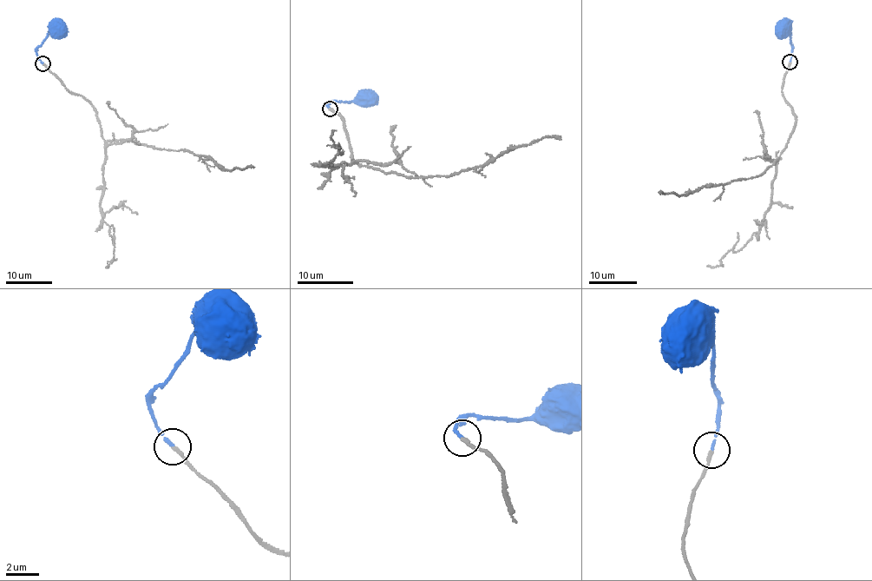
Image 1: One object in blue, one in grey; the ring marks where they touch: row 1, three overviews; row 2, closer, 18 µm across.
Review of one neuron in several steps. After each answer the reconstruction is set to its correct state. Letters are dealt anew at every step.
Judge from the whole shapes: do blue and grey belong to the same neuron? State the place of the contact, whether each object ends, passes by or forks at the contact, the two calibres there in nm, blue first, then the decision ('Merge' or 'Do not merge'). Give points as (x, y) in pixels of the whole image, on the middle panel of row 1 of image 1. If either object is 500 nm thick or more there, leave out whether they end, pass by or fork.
Place: (330, 108). At the ring blue ends. At the ring grey ends. Thickness 160 nm (blue) against 190 nm. Merge

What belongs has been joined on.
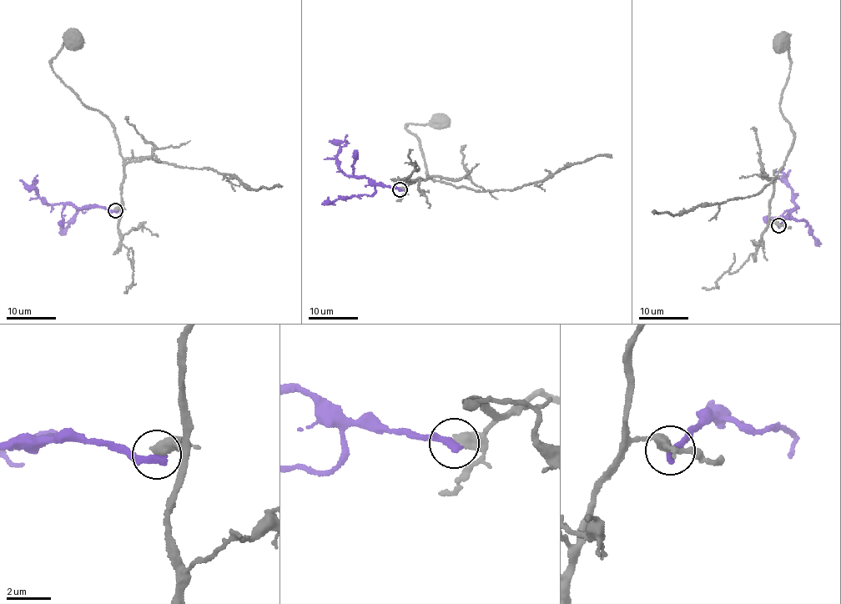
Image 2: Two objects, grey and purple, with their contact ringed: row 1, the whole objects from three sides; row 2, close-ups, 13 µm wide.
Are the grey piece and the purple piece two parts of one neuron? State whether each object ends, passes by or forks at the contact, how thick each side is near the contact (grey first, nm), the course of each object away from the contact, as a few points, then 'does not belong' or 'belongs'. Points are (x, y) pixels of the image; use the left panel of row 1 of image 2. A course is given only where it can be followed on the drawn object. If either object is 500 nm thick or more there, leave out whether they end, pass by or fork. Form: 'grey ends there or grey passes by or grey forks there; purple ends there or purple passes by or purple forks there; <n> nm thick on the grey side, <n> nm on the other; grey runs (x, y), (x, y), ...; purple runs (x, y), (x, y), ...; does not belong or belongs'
500 nm thick on the grey side, 360 nm on the other; grey runs (115, 209), (122, 206), (123, 163), (114, 128), (108, 116), (81, 102), (51, 63), (62, 44), (74, 38); purple runs (115, 210), (91, 206), (50, 204), (38, 196), (34, 179), (33, 183); does not belong

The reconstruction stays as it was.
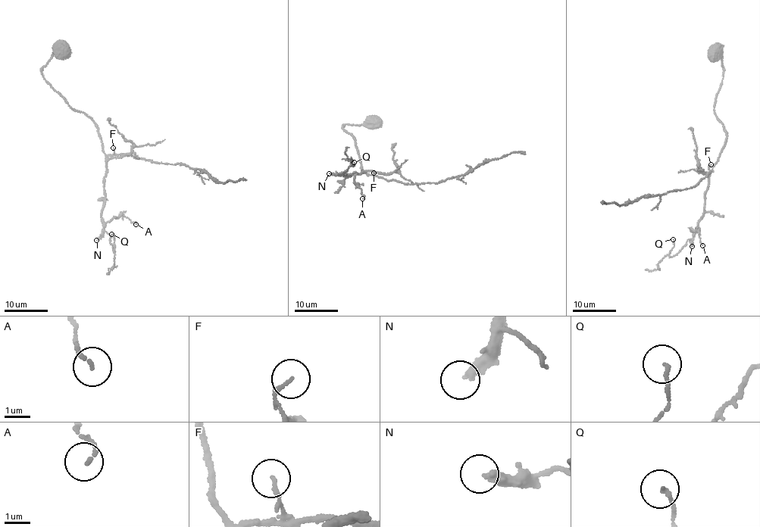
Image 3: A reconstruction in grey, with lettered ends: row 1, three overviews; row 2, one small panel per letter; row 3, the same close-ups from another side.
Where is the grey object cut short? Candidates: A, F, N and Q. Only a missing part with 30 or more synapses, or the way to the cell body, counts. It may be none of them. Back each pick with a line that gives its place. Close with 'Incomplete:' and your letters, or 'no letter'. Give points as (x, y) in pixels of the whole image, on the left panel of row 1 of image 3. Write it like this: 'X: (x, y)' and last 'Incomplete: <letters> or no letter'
N: (96, 240)
Incomplete: N

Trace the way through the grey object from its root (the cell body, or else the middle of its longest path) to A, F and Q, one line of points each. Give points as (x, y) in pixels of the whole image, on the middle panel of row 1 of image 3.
A: (373, 125), (342, 126), (354, 138), (362, 173), (364, 171), (345, 178), (340, 174), (353, 176), (362, 198)
F: (373, 125), (342, 126), (354, 138), (362, 173), (364, 171), (370, 175), (373, 173)
Q: (373, 125), (342, 126), (354, 138), (362, 173), (364, 171), (345, 178), (339, 175), (345, 173), (354, 162)

